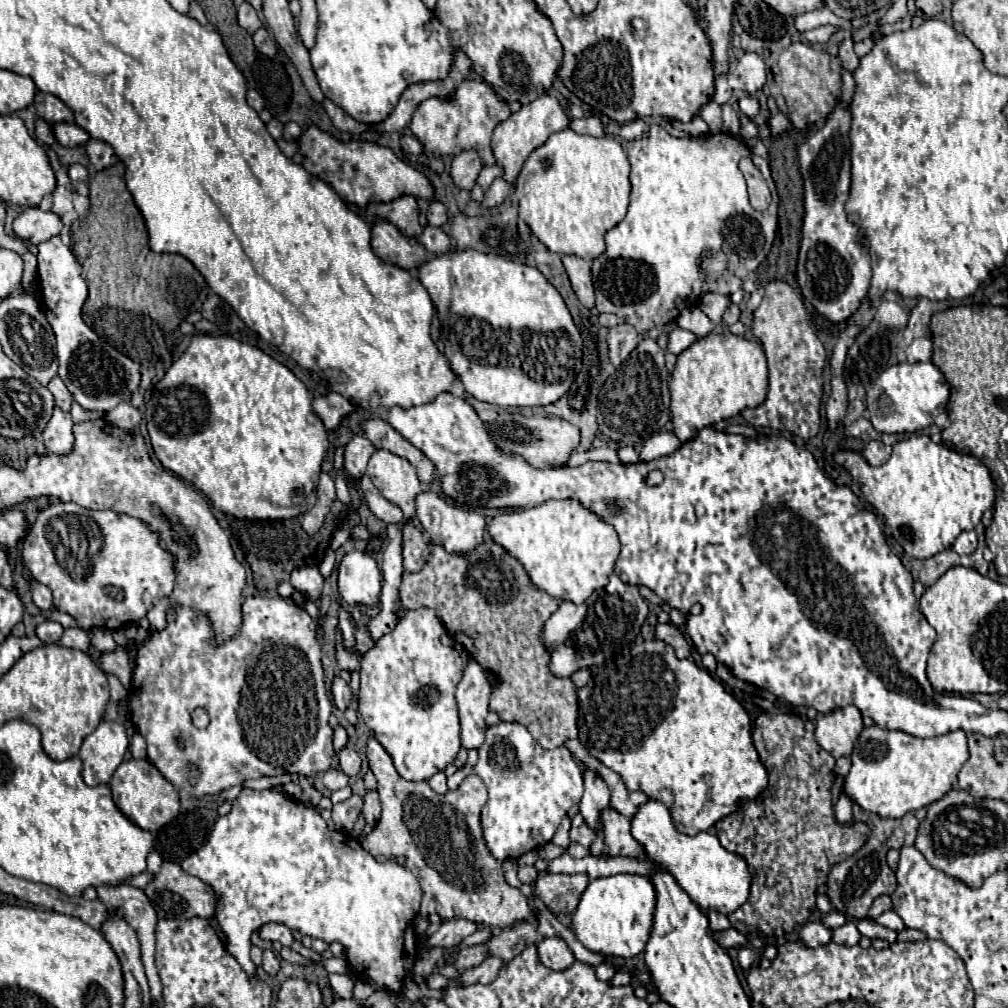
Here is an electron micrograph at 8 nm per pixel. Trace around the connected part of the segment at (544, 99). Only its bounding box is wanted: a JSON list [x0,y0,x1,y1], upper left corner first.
[493,94,569,184]

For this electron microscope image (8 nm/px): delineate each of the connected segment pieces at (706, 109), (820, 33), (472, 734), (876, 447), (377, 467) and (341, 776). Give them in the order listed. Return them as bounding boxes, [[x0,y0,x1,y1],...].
[[699,100,723,134],[803,26,837,42],[455,660,491,750],[863,440,892,466],[367,450,421,516],[323,768,349,792]]

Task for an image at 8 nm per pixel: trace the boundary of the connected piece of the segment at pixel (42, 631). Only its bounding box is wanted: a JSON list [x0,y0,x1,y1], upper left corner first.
[35,620,63,644]

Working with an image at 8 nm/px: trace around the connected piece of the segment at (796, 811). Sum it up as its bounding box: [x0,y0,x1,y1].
[715,714,871,938]

